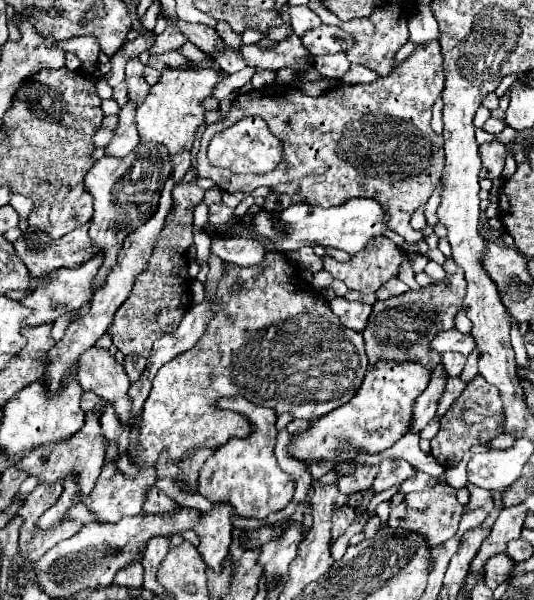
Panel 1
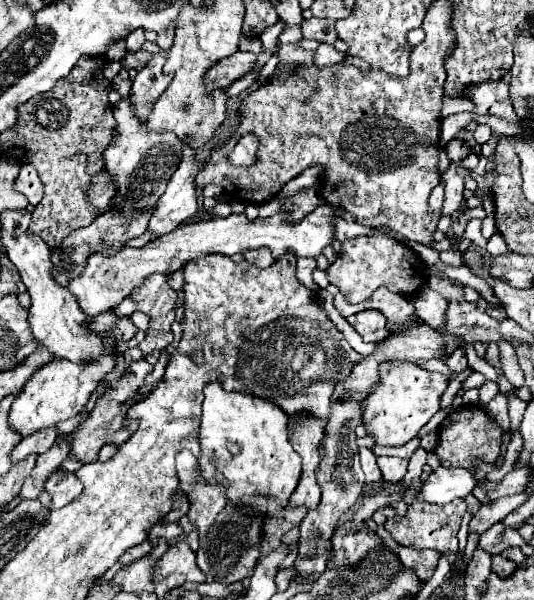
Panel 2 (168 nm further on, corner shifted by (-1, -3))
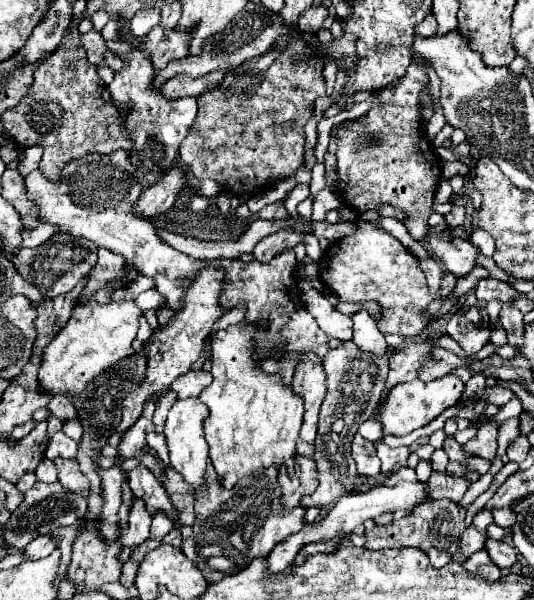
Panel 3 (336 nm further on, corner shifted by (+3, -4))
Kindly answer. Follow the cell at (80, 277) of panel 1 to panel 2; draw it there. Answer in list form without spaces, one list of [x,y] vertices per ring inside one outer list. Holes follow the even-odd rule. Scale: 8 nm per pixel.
[[[327,204],[319,206],[313,214],[307,214],[301,222],[291,224],[285,214],[275,214],[267,220],[249,220],[245,214],[229,214],[227,218],[209,218],[209,220],[197,220],[187,222],[183,226],[177,226],[171,234],[159,236],[155,242],[143,246],[143,248],[123,248],[115,254],[95,254],[91,256],[91,262],[87,262],[87,270],[71,282],[69,290],[75,294],[81,310],[87,316],[97,316],[109,310],[115,310],[125,298],[129,298],[135,290],[139,290],[151,274],[171,274],[181,270],[185,264],[195,262],[199,258],[205,258],[209,254],[225,254],[233,256],[237,252],[255,250],[261,246],[267,246],[275,258],[281,258],[285,252],[291,252],[295,256],[307,256],[317,258],[325,246],[329,246],[335,238],[331,220],[335,220],[335,210]]]

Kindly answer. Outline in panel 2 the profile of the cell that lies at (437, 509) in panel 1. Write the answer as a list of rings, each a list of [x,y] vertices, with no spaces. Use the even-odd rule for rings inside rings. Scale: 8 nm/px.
[[[455,498],[451,504],[445,506],[435,506],[435,504],[427,504],[427,502],[413,502],[407,510],[407,516],[395,516],[389,518],[385,522],[385,530],[391,534],[391,538],[405,546],[405,548],[415,548],[415,550],[423,550],[423,548],[431,548],[437,550],[441,554],[445,552],[457,552],[457,532],[461,526],[461,518],[463,518],[467,510],[467,503],[464,498]]]

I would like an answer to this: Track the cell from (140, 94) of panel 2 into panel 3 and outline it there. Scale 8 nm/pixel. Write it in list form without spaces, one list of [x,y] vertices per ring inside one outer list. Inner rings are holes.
[[[155,27],[151,33],[145,35],[141,43],[141,51],[147,53],[155,71],[167,67],[171,59],[185,59],[189,47],[189,33],[179,33],[175,29]]]

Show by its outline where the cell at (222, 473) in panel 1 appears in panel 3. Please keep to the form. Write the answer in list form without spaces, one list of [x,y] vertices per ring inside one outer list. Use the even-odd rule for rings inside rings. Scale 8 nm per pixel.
[[[239,323],[231,325],[223,331],[217,331],[211,339],[213,345],[213,361],[211,361],[211,375],[213,383],[205,387],[199,395],[199,399],[209,407],[209,417],[205,419],[205,439],[209,443],[209,457],[215,467],[217,479],[223,487],[231,489],[235,483],[243,477],[263,473],[267,467],[285,467],[289,475],[295,473],[295,457],[297,457],[297,439],[303,419],[303,401],[293,395],[291,387],[285,387],[285,383],[277,375],[265,373],[253,359],[251,351],[255,349],[253,343],[253,325]]]

